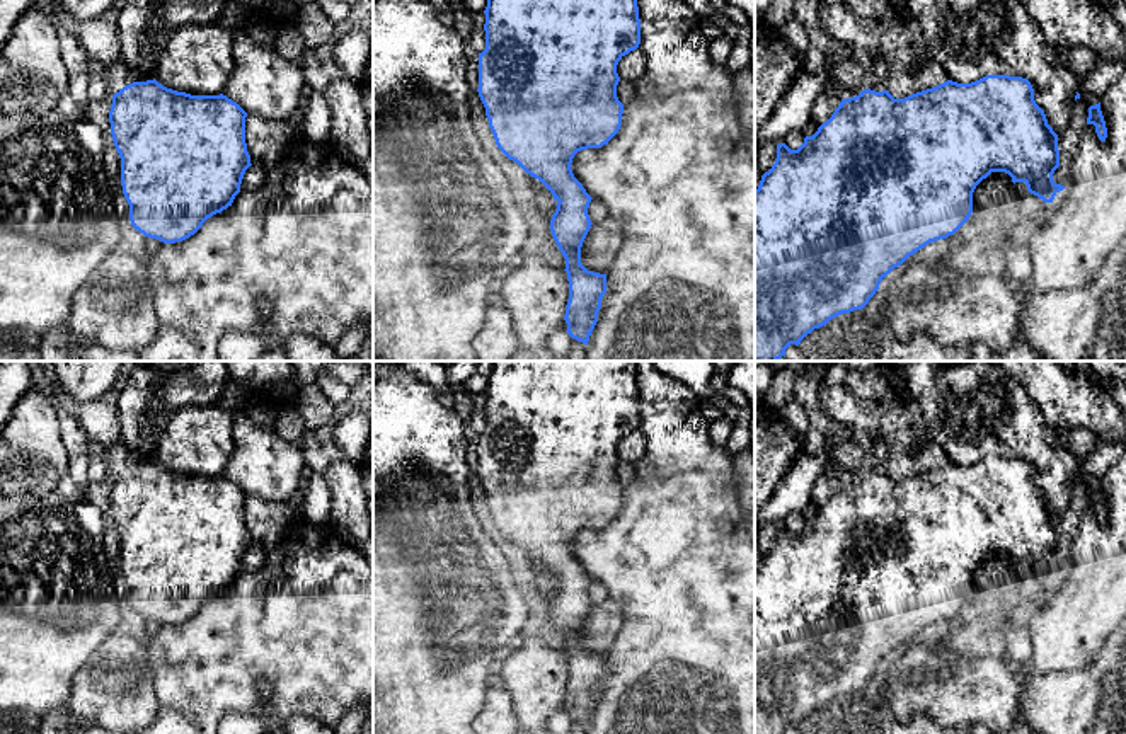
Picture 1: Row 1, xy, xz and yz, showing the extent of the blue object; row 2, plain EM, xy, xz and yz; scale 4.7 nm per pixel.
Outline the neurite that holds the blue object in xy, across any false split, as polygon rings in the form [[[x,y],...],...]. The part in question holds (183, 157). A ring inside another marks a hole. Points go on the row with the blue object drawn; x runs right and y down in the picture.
[[[155,78],[116,92],[109,123],[133,228],[175,244],[232,206],[252,165],[245,118],[223,94],[191,95]]]

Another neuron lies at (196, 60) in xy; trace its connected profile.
[[[213,24],[186,26],[172,34],[153,78],[167,89],[191,95],[220,95],[235,68],[233,32]]]

